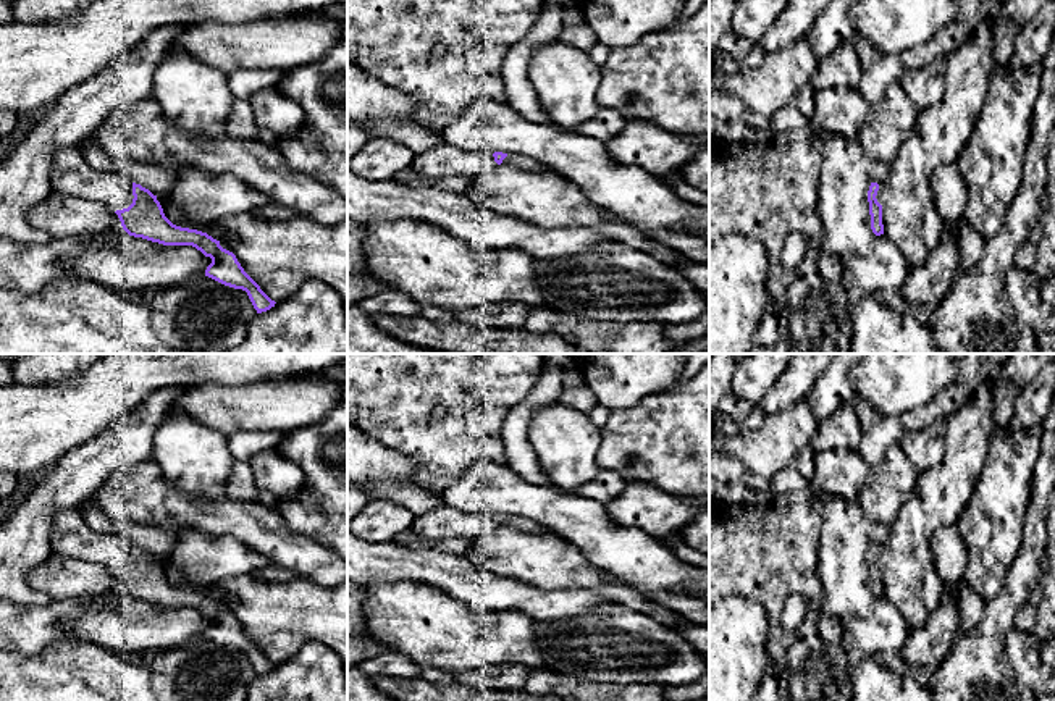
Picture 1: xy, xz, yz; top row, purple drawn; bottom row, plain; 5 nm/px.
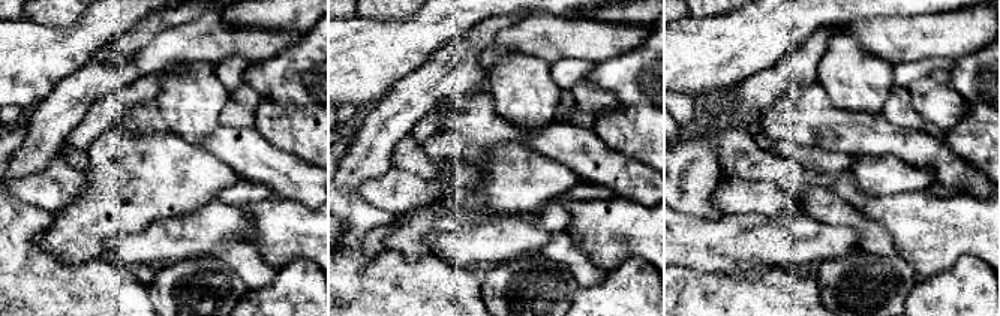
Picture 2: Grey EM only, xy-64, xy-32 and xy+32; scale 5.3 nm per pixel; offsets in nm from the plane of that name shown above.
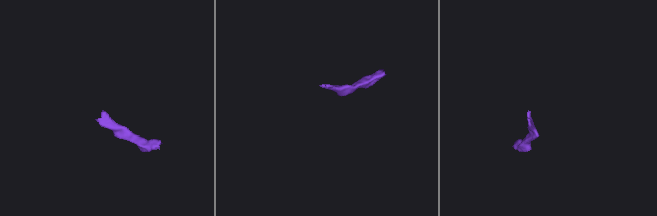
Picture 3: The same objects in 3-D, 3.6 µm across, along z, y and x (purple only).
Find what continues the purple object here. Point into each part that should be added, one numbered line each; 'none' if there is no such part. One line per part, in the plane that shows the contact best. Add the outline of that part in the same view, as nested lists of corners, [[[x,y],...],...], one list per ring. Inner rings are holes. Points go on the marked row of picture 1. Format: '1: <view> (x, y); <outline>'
1: xy (70, 173); [[[68,147],[53,157],[50,184],[61,194],[103,202],[113,212],[128,208],[134,199],[128,176],[92,170],[78,147]]]

